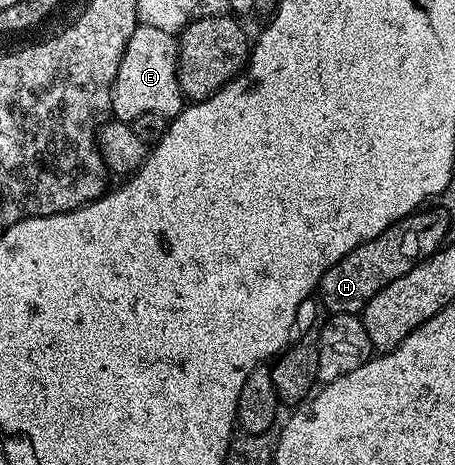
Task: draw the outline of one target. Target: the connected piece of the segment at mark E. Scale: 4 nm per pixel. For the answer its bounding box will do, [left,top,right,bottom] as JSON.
[112,23,186,122]

